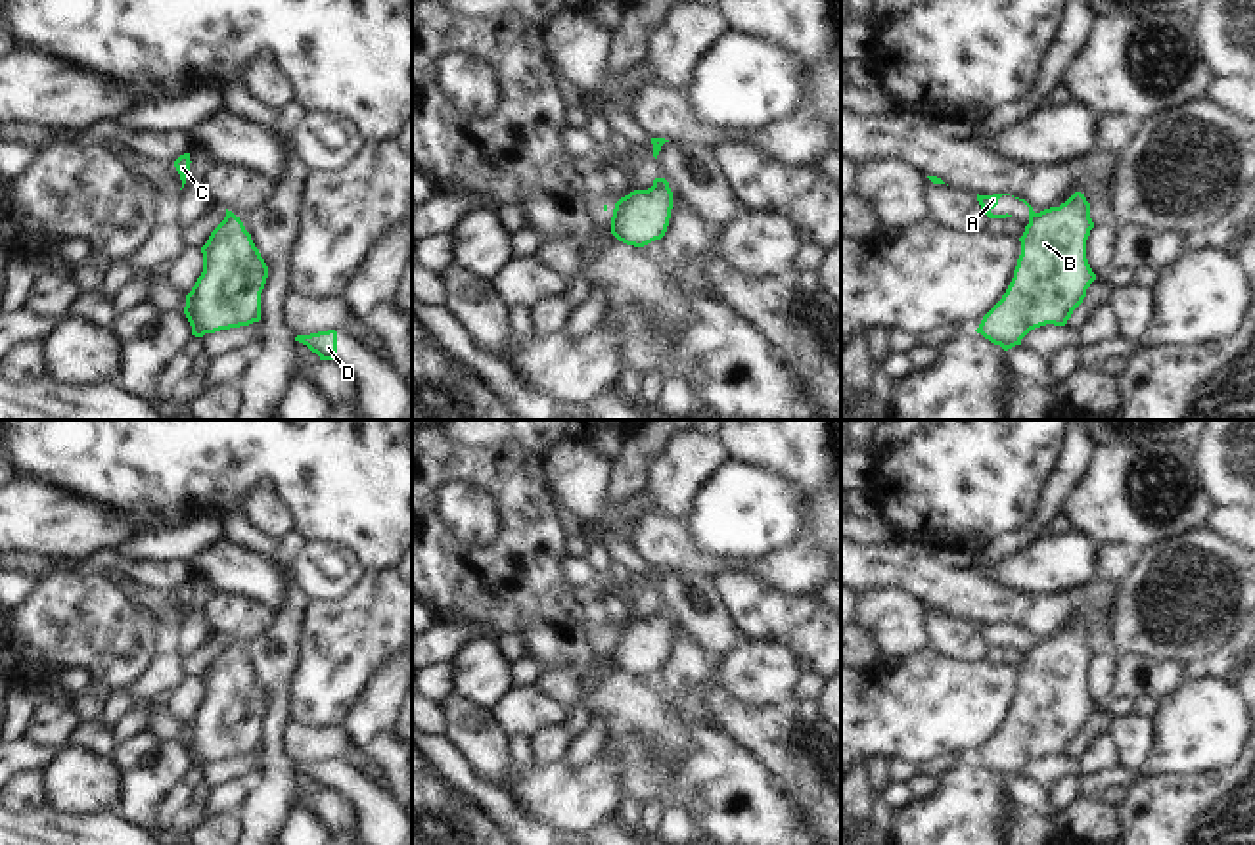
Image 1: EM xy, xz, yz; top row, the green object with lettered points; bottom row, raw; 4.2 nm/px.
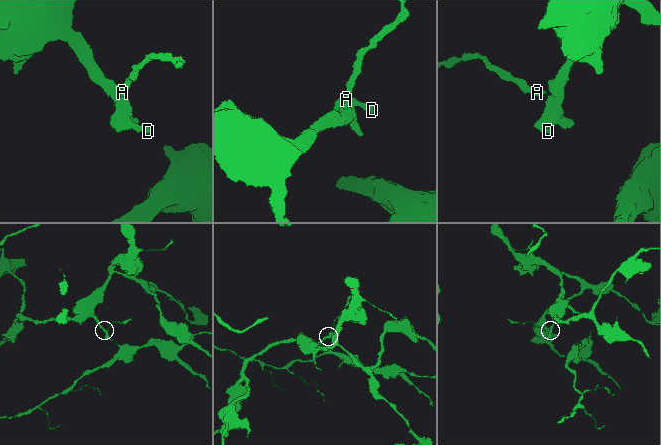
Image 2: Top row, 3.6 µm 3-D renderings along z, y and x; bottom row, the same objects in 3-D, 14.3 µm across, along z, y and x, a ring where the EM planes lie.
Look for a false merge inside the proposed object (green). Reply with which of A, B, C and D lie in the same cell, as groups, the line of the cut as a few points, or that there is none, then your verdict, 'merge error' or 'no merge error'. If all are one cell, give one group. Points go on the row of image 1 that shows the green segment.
A / B C D; cut in xz along (663, 179), (654, 182); merge error

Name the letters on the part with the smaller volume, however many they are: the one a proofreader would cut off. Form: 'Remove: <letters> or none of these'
Remove: A

